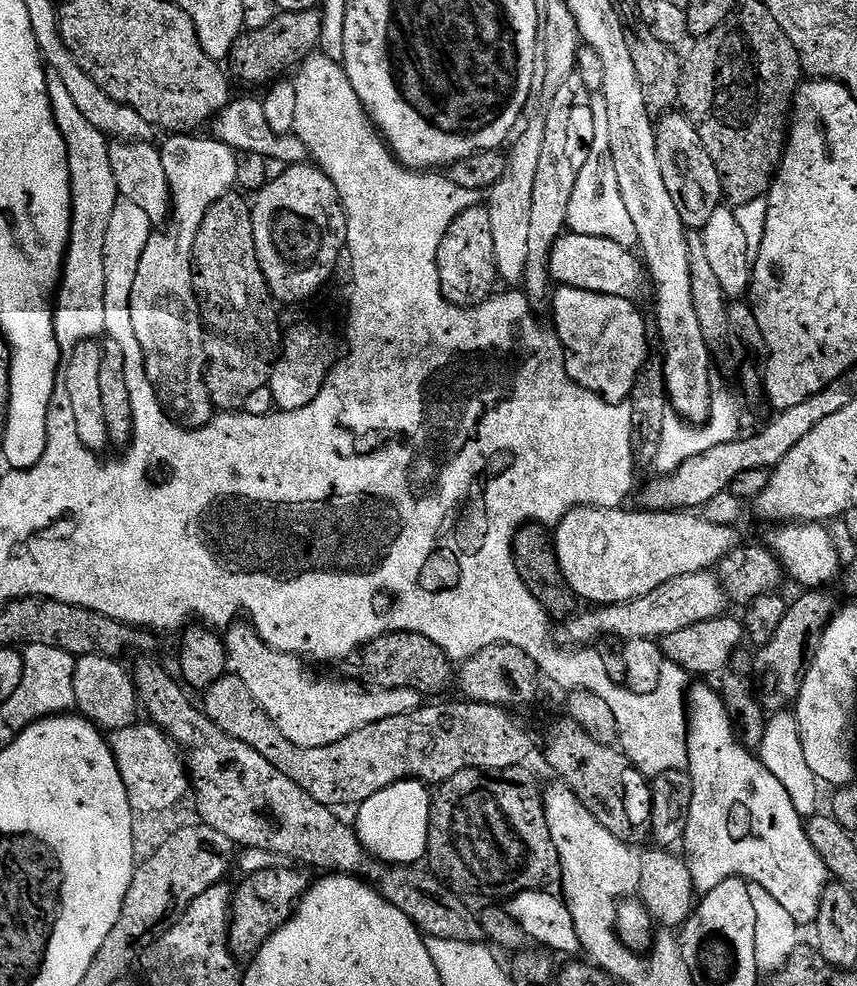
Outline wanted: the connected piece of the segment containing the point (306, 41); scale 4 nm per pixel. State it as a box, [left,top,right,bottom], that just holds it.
[226,8,322,86]

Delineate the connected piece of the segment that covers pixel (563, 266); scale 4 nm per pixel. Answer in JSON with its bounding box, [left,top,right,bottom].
[548,230,650,302]

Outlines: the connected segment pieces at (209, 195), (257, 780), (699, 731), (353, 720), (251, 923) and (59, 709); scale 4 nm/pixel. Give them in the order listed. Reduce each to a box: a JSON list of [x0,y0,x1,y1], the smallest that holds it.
[[130,134,237,428],[134,658,486,944],[682,683,830,925],[223,623,422,746],[228,866,309,962],[2,646,77,730]]

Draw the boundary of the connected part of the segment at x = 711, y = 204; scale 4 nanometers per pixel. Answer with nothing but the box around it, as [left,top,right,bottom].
[655,110,724,230]

